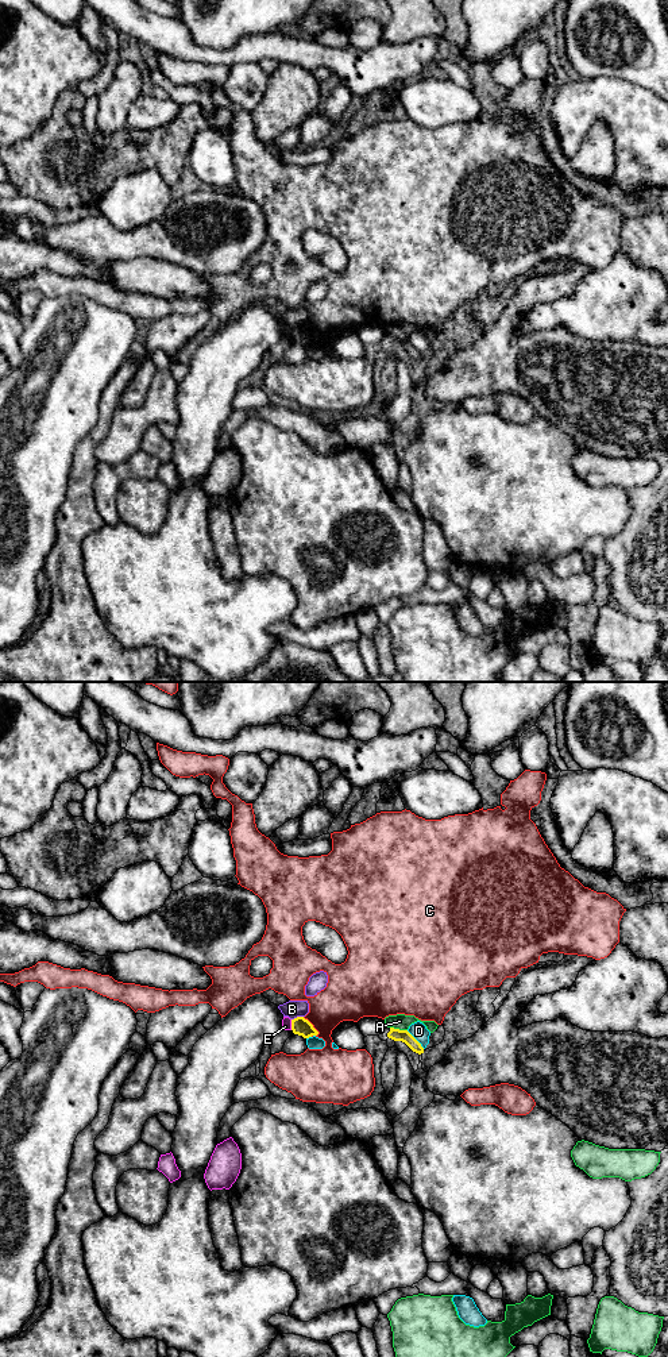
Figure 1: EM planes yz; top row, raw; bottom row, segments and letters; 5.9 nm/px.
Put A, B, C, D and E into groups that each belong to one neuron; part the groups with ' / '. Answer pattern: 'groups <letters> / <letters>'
groups A / B / C / D / E

